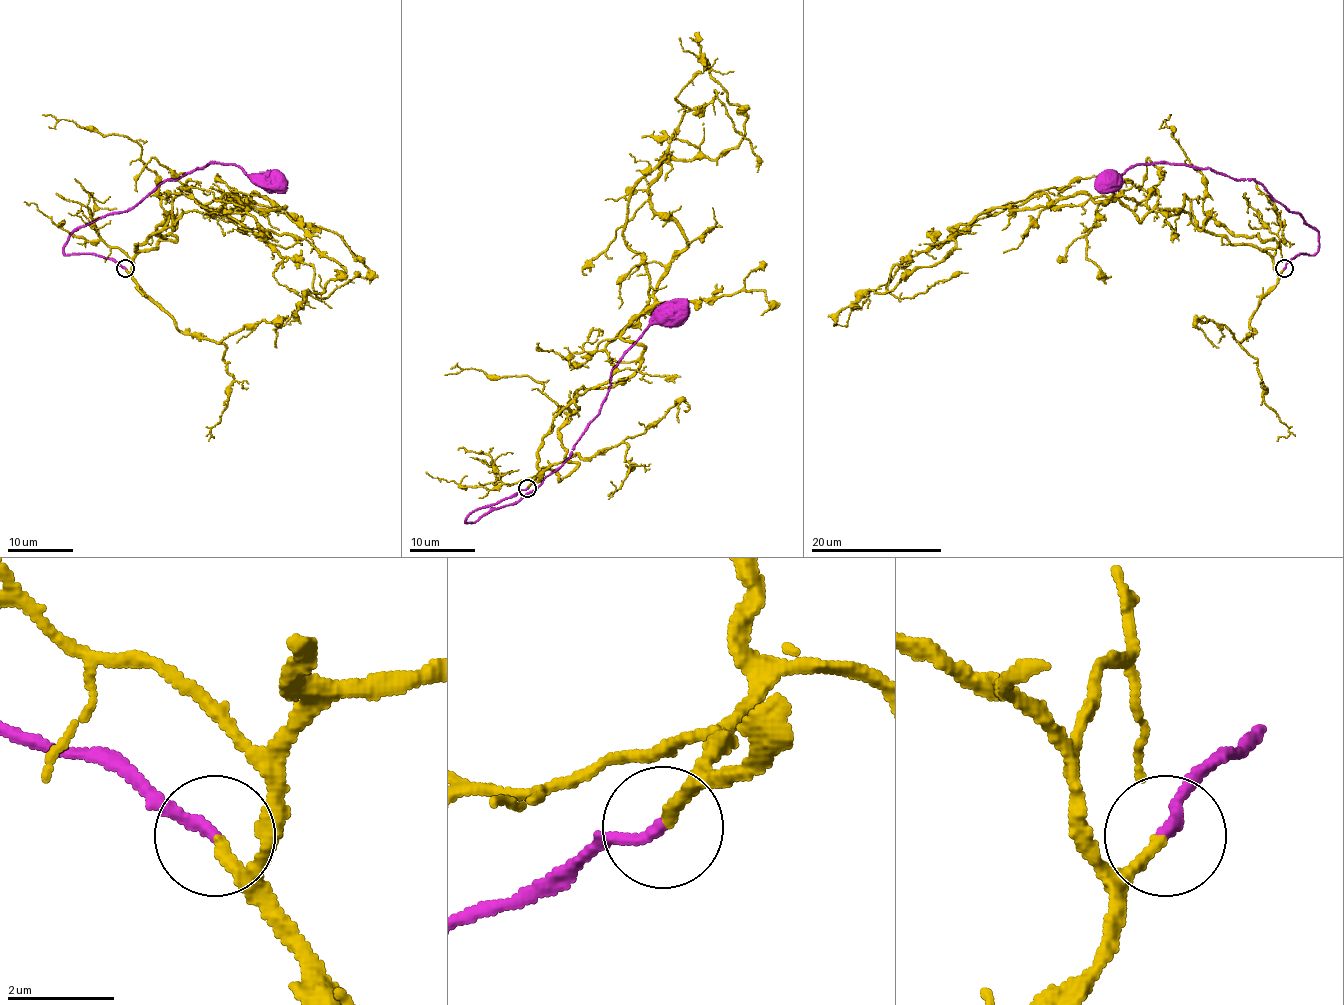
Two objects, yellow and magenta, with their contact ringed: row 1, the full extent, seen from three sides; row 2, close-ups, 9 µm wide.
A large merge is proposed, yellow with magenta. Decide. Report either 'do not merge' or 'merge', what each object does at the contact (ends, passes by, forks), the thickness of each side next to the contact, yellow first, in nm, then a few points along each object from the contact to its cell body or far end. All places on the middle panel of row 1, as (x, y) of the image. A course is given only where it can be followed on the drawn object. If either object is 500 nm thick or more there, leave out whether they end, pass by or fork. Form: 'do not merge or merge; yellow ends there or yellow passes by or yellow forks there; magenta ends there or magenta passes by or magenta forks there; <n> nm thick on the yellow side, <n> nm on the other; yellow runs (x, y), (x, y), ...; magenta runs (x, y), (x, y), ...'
merge; yellow ends there; magenta ends there; 220 nm thick on the yellow side, 220 nm on the other; yellow runs (529, 488), (552, 420), (611, 376), (606, 346), (647, 304), (630, 190), (681, 117), (714, 90), (757, 172); magenta runs (527, 488), (478, 507), (466, 522), (520, 501), (568, 457), (598, 414), (624, 351), (650, 325), (671, 317)

